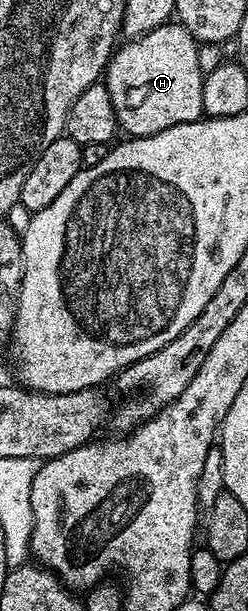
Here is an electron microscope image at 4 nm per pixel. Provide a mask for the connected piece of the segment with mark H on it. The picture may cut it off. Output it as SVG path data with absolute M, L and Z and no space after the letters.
M170 22L147 34L130 39L118 47L109 57L109 67L103 73L107 94L111 94L111 106L115 106L117 122L122 133L134 136L159 134L171 126L195 122L203 116L203 73L197 57L198 41L194 40L179 22Z

